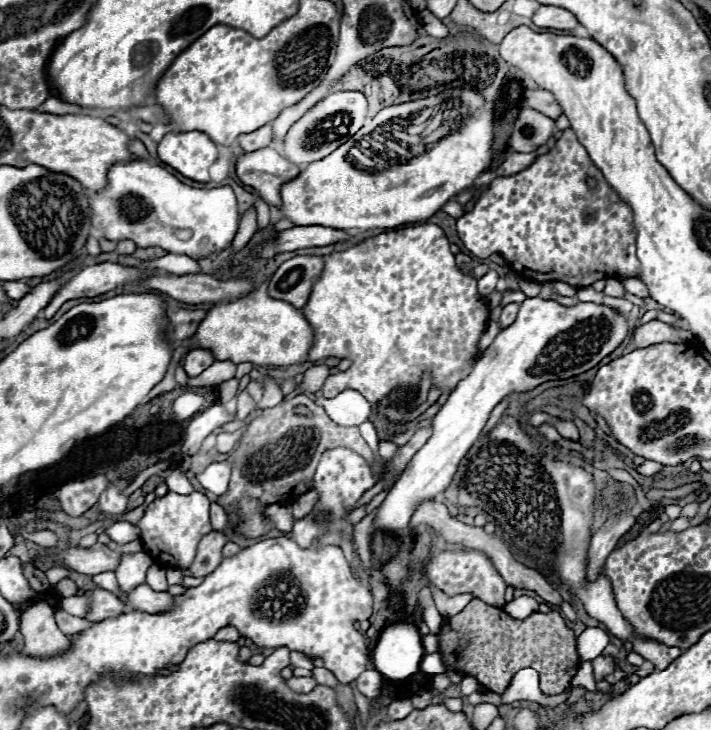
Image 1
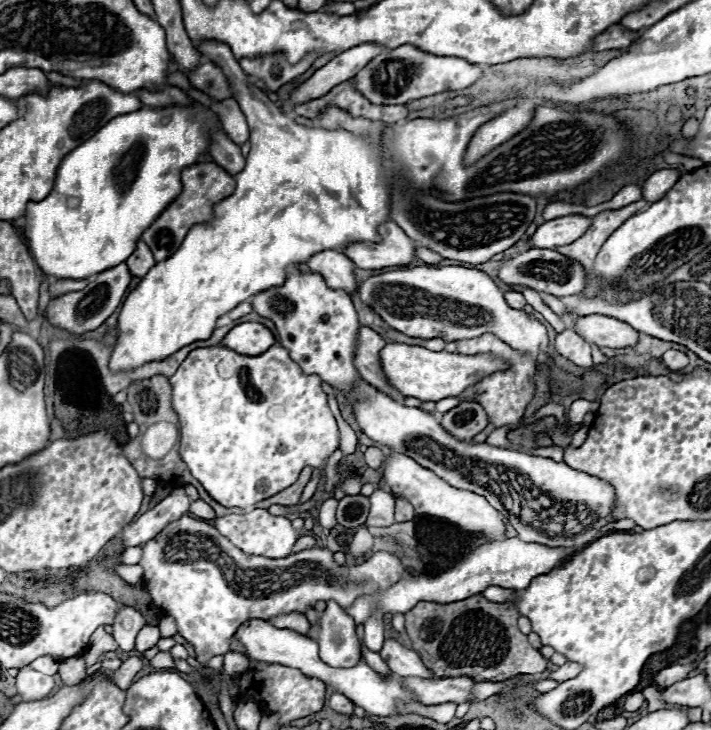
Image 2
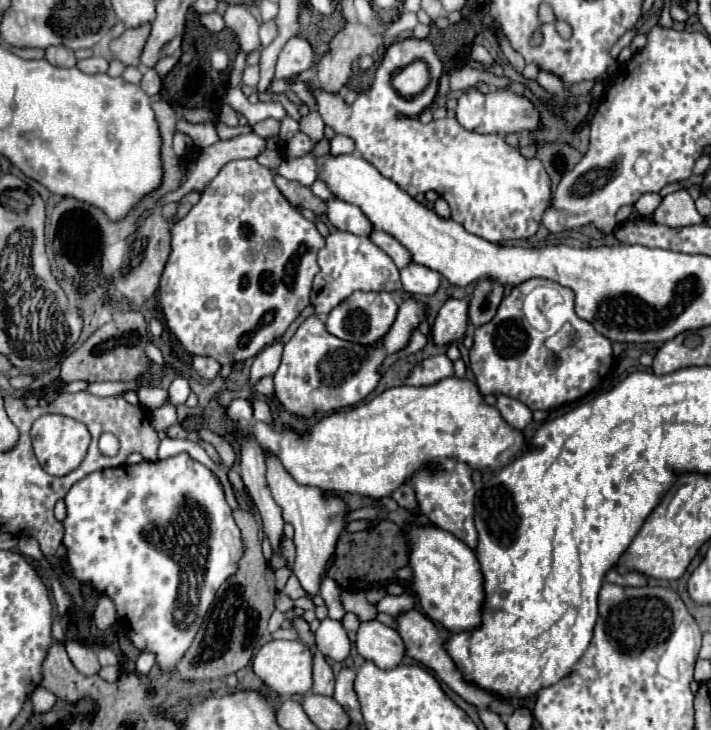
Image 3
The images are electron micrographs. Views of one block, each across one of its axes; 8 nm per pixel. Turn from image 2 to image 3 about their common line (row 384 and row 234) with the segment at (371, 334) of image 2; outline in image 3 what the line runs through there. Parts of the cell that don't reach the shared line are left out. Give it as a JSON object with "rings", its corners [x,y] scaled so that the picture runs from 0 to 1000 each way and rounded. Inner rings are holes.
{"rings":[[[526,315],[520,326],[523,326],[523,332],[526,332],[529,337],[534,337],[534,340],[554,356],[554,362],[557,362],[560,367],[571,367],[574,362],[579,362],[577,345],[574,345],[554,323],[549,323],[546,318],[540,318],[540,315]]]}

